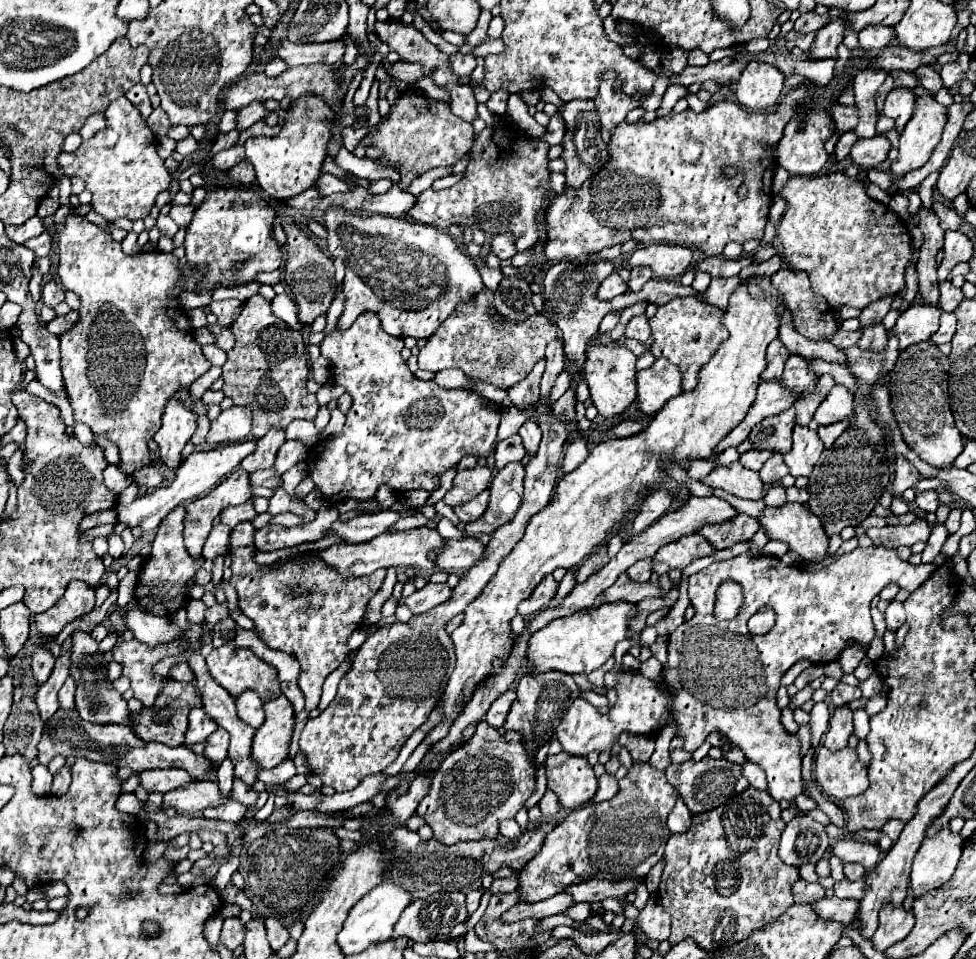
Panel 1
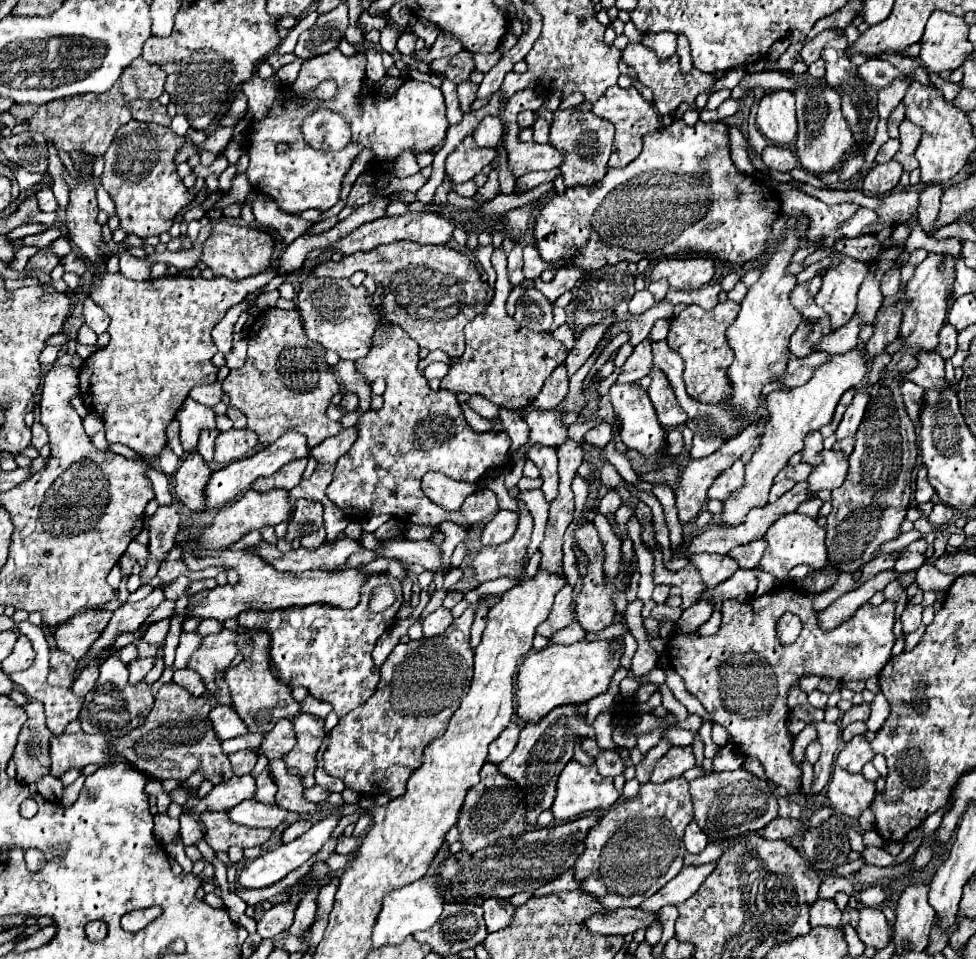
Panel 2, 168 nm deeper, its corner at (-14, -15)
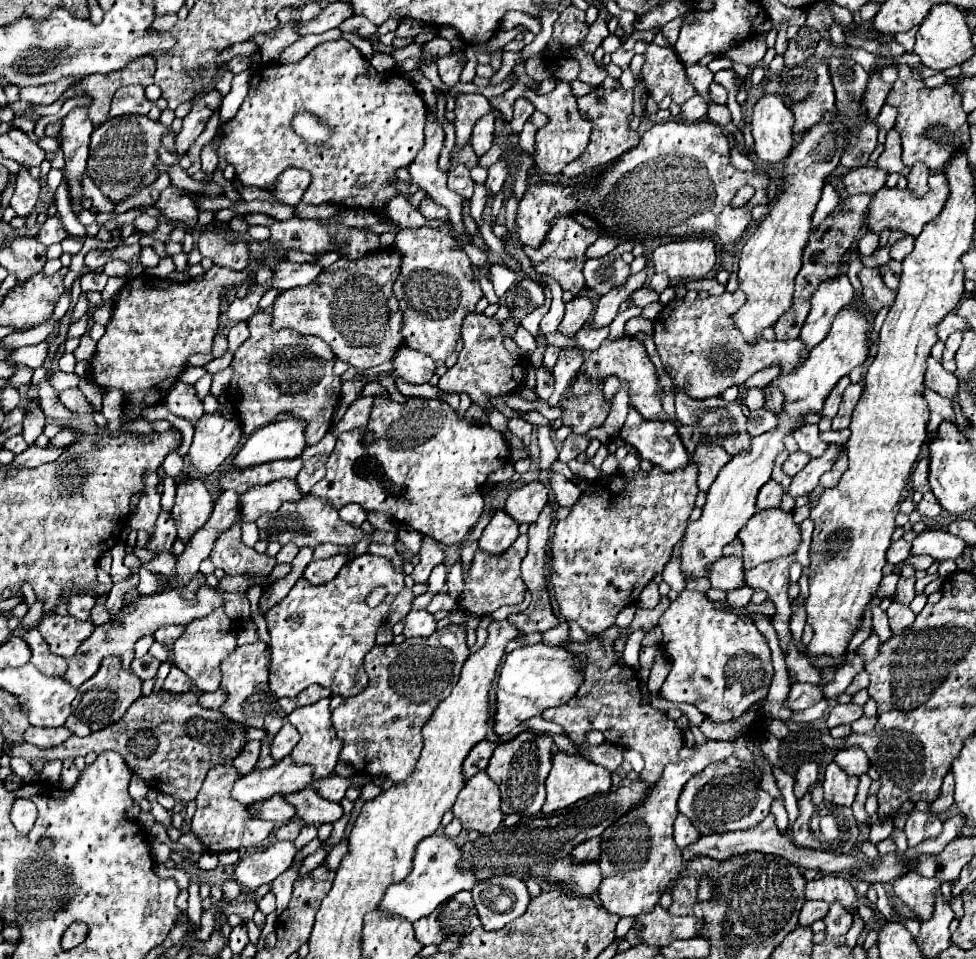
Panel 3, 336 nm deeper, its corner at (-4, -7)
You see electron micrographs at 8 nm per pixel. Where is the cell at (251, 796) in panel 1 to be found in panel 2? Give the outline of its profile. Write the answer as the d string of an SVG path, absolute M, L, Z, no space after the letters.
M263 770L257 780L255 780L255 786L257 786L257 792L255 792L255 800L263 802L263 804L273 804L275 802L275 792L277 792L277 786L271 782L267 770Z

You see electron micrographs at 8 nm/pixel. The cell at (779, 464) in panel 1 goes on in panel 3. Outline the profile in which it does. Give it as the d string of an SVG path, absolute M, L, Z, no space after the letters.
M769 480L769 482L759 490L759 496L757 496L757 510L779 508L781 496L783 496L781 484L777 484L775 480Z

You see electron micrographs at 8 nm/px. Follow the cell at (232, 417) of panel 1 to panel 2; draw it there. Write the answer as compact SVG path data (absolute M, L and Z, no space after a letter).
M231 428L227 432L221 432L215 440L215 462L227 464L227 462L245 458L253 452L257 442L259 442L259 436L255 436L255 432L247 428L245 430Z

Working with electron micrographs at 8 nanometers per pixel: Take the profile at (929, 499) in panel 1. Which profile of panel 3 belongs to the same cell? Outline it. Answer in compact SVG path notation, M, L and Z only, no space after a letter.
M927 492L927 494L923 496L923 500L917 504L917 512L919 512L921 516L925 516L925 518L935 518L935 516L939 516L939 512L941 512L941 504L937 502L937 498L935 498L931 492Z

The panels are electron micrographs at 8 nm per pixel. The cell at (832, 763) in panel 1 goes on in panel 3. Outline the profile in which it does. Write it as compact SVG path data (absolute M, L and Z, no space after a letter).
M835 762L827 766L825 772L825 800L837 806L851 806L857 794L859 778L857 776L847 776Z

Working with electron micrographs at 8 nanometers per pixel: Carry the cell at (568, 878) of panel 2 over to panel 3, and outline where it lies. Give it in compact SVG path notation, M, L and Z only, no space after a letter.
M595 836L595 838L589 838L585 840L583 844L579 844L575 850L573 850L573 856L579 858L579 860L597 860L601 856L601 842L603 842L603 836Z

